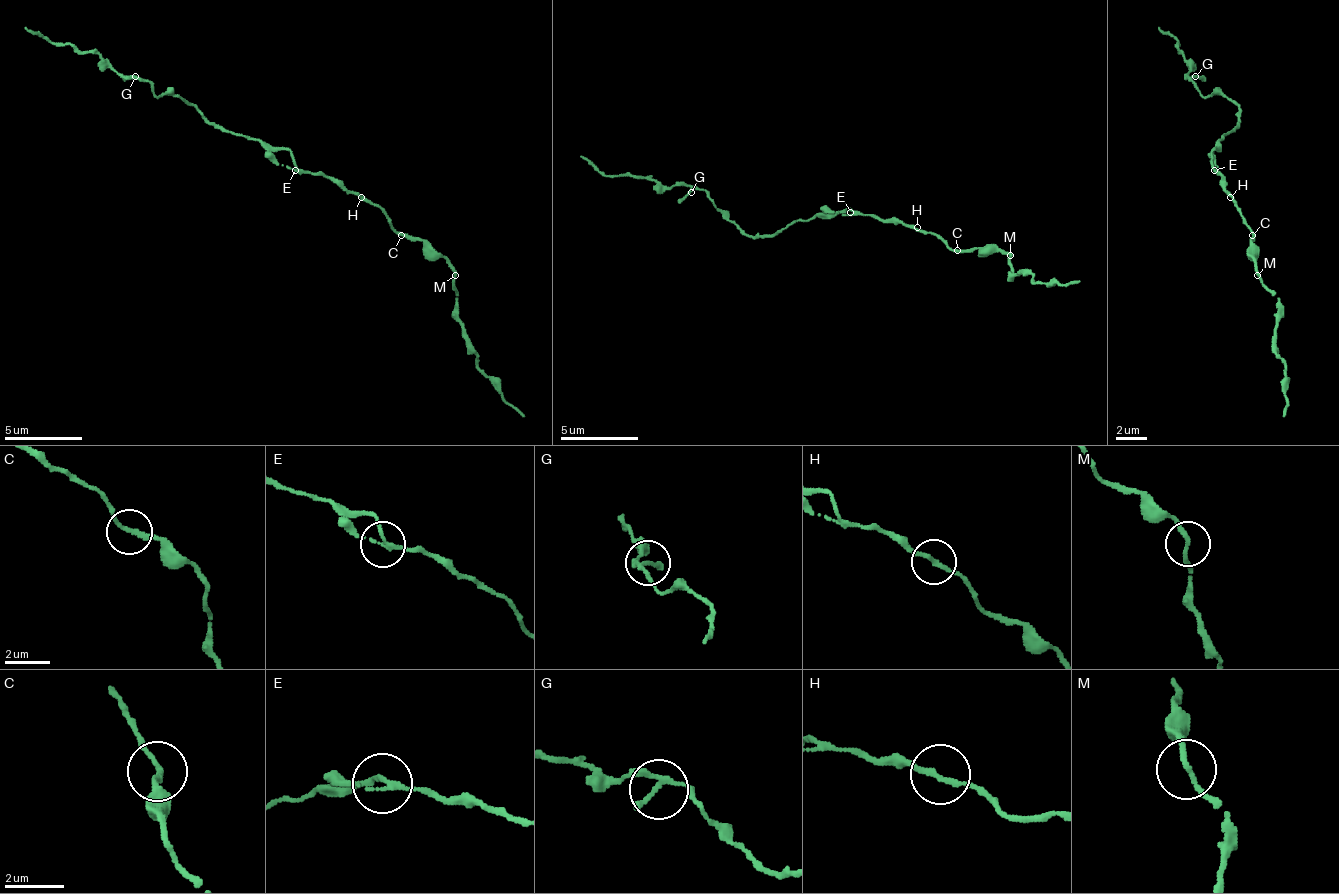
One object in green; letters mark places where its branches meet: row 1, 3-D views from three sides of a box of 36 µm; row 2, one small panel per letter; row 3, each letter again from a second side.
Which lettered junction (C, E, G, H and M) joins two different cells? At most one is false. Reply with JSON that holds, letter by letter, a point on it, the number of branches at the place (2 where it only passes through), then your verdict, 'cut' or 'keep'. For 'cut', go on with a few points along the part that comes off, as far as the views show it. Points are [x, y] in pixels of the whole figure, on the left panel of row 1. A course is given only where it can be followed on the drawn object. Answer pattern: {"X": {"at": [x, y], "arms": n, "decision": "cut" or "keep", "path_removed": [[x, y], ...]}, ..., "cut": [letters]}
{"C": {"at": [401, 235], "arms": 2, "decision": "keep"}, "E": {"at": [295, 170], "arms": 2, "decision": "keep"}, "G": {"at": [135, 76], "arms": 2, "decision": "keep"}, "H": {"at": [361, 197], "arms": 2, "decision": "keep"}, "M": {"at": [455, 275], "arms": 2, "decision": "keep"}, "cut": []}

